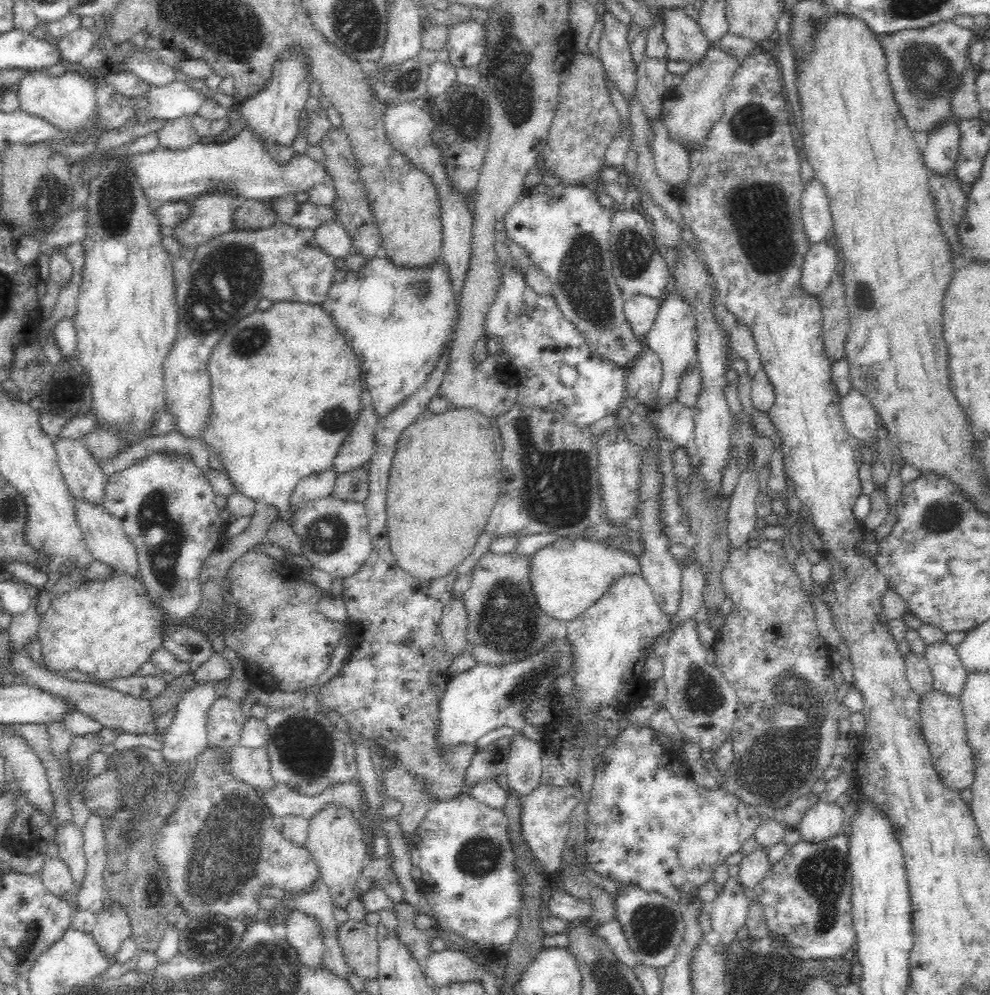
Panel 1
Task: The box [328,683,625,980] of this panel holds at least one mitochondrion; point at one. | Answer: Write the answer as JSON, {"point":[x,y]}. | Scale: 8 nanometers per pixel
{"point":[482,855]}

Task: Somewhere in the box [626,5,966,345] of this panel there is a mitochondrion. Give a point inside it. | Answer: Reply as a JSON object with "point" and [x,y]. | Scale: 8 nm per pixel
{"point":[923,73]}

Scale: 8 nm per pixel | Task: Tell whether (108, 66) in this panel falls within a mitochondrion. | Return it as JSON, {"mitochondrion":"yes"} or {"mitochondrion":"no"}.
{"mitochondrion":"no"}

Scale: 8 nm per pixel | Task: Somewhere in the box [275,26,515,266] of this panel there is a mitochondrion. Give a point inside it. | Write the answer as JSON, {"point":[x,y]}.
{"point":[470,127]}

